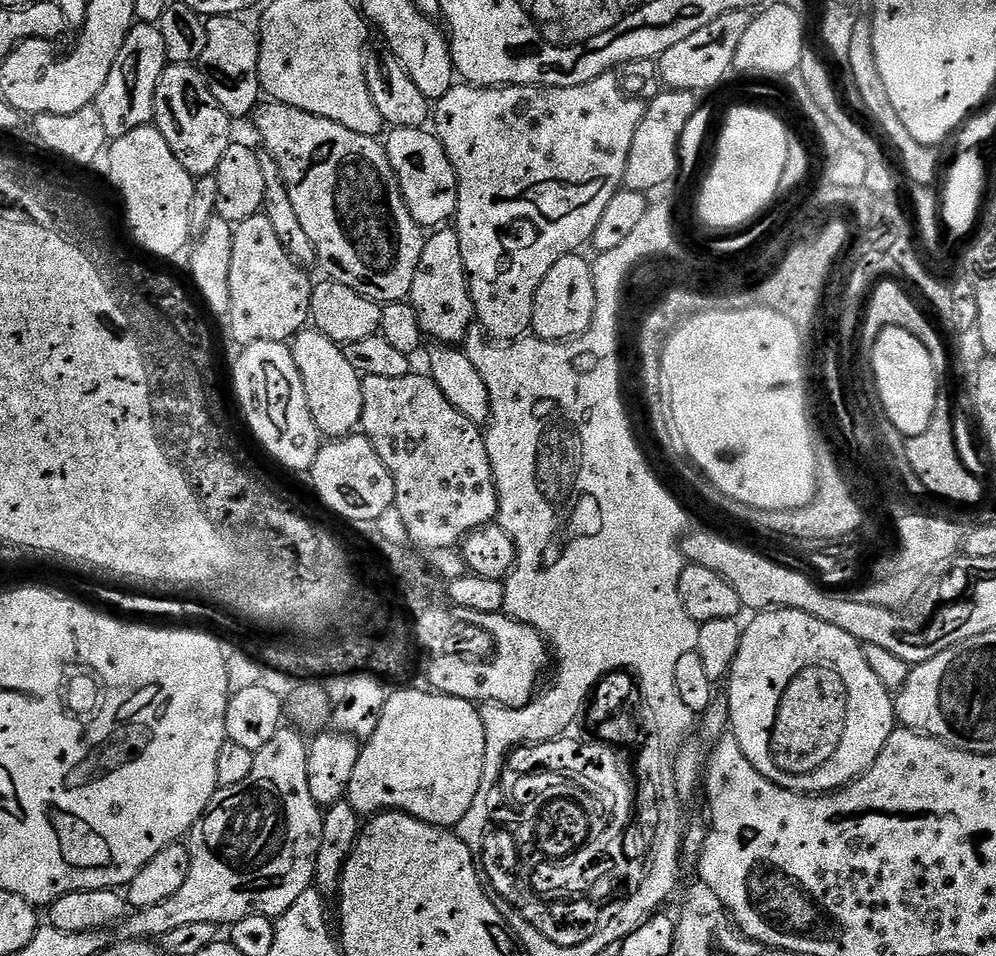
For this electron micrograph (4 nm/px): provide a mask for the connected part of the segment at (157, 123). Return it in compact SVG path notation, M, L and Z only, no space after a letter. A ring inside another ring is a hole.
M169 63L165 68L154 94L152 114L155 128L170 142L170 150L174 150L178 162L193 178L213 175L222 154L234 143L233 121L218 106L218 98L210 94L210 86L206 86L199 67L191 64Z

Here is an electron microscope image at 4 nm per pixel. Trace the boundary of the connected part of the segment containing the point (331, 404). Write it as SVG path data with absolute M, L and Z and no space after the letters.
M314 326L305 327L303 332L296 333L290 341L290 347L318 431L328 438L355 433L360 428L362 414L362 376L354 366L350 366L343 347L326 338L326 334Z

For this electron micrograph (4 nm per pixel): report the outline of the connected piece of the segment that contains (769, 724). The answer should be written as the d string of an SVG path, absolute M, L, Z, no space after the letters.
M774 608L771 610L760 610L749 624L743 625L744 633L742 642L738 646L738 654L732 663L732 671L726 677L728 693L728 722L731 735L736 737L738 746L742 746L742 754L754 767L761 772L767 780L776 784L783 784L792 789L793 792L804 792L804 776L808 776L809 789L812 790L835 790L847 783L850 778L855 778L865 771L875 760L876 755L886 746L890 734L898 724L898 717L894 707L894 696L891 691L879 680L870 663L864 656L864 650L860 641L856 640L846 630L838 630L838 626L830 626L830 622L822 622L802 610L793 608Z

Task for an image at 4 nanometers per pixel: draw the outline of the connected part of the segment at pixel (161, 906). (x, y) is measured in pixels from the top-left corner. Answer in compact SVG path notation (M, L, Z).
M282 726L266 746L255 753L254 770L250 778L242 782L217 787L212 800L206 806L204 815L190 833L187 841L190 858L190 874L182 890L154 906L129 915L126 920L127 932L136 938L152 938L152 928L160 928L160 938L167 937L164 928L172 924L187 925L184 920L210 922L217 926L231 926L247 916L280 917L298 898L313 887L316 879L318 846L322 846L322 822L324 812L316 804L307 777L307 756L309 741L303 732L292 726Z

